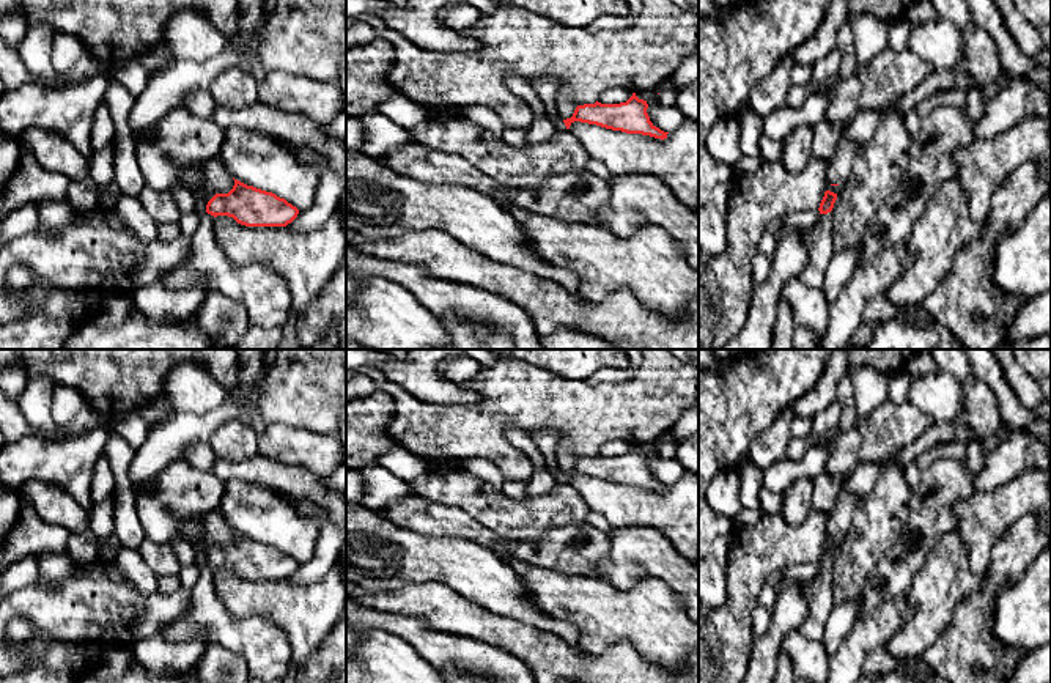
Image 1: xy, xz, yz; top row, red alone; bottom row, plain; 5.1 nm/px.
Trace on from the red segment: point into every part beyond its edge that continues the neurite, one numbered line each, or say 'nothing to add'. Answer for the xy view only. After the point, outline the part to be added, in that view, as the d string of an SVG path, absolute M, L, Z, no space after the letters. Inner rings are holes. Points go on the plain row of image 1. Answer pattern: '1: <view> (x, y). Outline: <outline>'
1: xy (265, 647). Outline: M206 563L200 568L198 581L190 589L189 611L164 625L159 636L168 641L206 636L241 656L247 663L250 678L282 680L293 667L286 634L269 618L231 615L217 596L214 571Z

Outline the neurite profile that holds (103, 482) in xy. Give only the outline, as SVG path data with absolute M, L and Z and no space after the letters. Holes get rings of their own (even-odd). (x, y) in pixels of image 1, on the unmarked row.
M101 455L94 463L91 475L91 499L94 504L101 504L110 499L115 491L115 477L109 460Z

